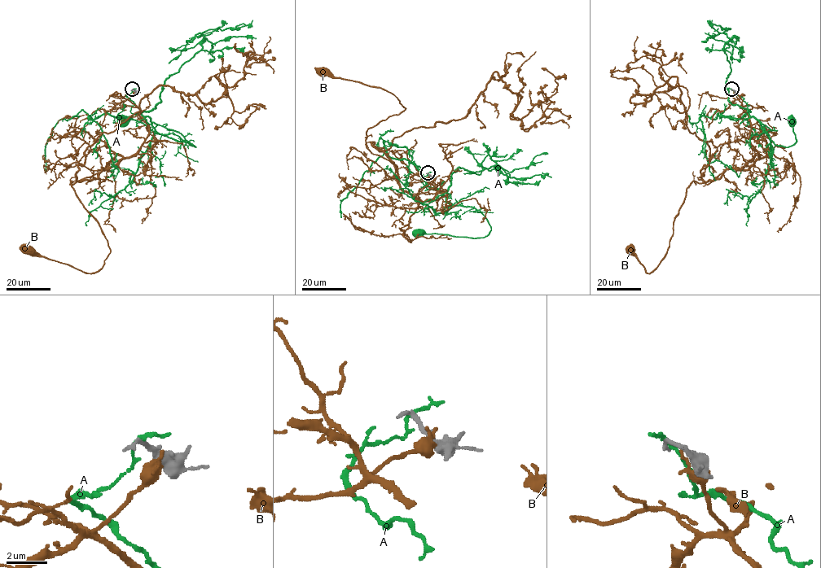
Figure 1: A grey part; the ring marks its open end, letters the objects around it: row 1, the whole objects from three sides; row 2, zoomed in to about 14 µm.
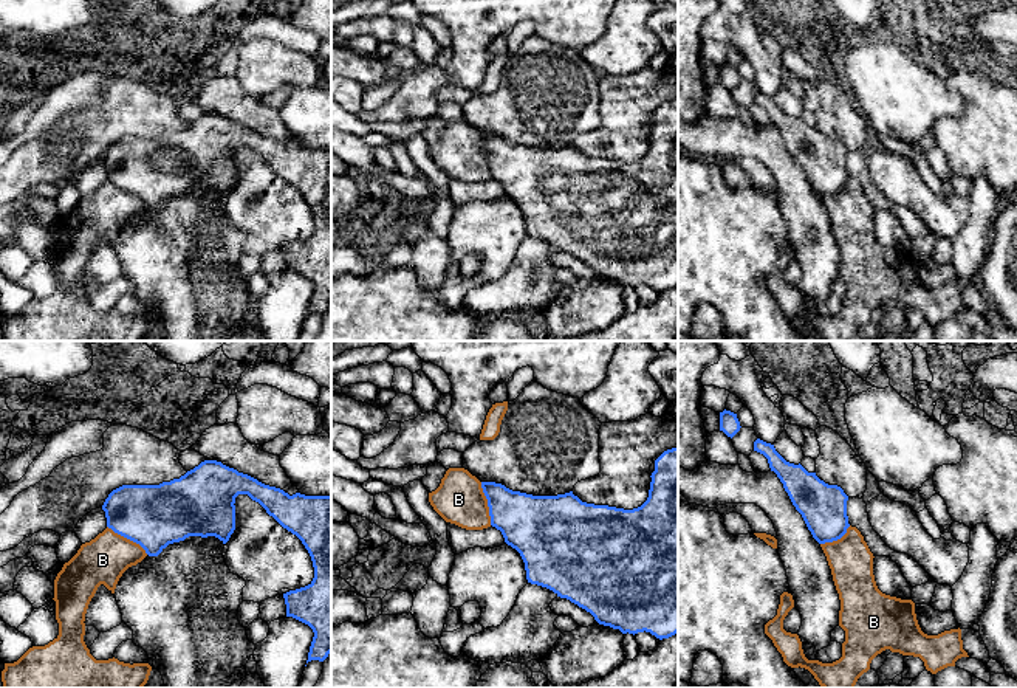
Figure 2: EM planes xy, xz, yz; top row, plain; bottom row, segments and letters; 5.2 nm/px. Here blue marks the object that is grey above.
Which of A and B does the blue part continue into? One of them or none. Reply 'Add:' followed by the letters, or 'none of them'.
Add: none of them

